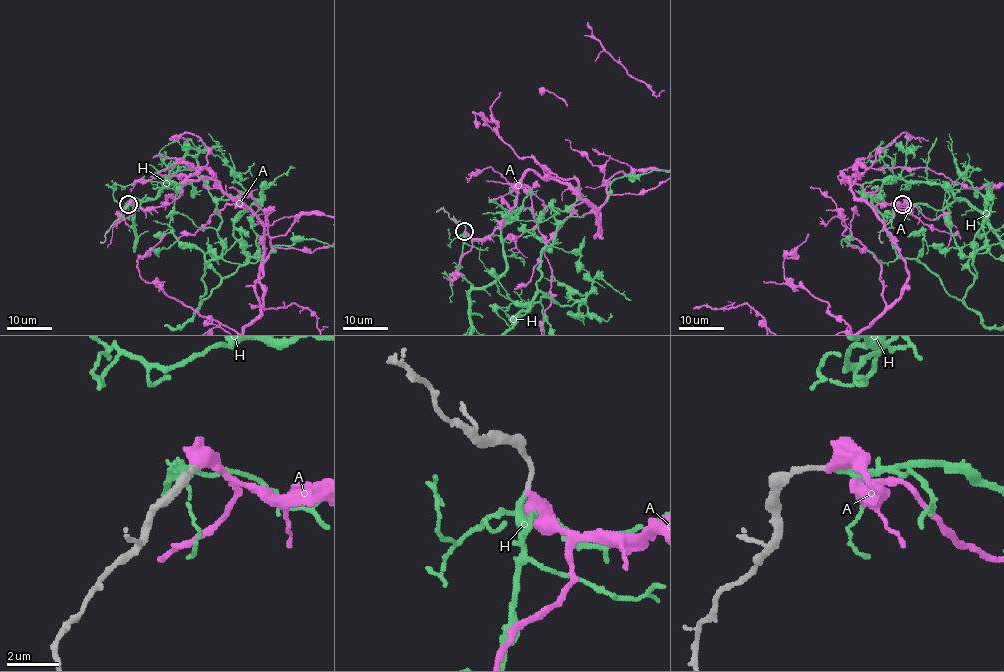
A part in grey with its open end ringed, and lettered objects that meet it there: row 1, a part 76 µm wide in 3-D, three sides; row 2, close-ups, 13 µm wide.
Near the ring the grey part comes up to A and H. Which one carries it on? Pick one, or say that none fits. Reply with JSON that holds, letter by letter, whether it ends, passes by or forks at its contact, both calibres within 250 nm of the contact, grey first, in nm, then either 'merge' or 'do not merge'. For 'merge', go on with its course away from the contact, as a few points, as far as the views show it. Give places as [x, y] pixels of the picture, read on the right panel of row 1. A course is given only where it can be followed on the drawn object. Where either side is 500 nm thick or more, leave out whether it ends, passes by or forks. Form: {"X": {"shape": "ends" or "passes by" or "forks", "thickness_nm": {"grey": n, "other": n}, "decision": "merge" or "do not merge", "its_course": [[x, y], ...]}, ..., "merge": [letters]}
{"A": {"shape": "ends", "thickness_nm": {"grey": 190, "other": 440}, "decision": "do not merge"}, "H": {"shape": "ends", "thickness_nm": {"grey": 190, "other": 180}, "decision": "merge"}, "merge": ["H"]}

